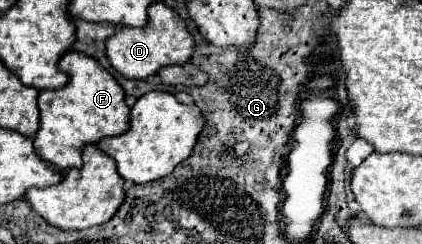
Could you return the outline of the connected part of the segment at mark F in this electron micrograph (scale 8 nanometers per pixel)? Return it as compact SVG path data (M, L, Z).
M69 51L61 57L59 69L69 75L69 83L63 89L39 93L41 125L33 143L39 157L61 171L81 169L81 151L85 145L95 145L103 137L115 137L129 129L129 107L125 103L123 87L95 59Z

